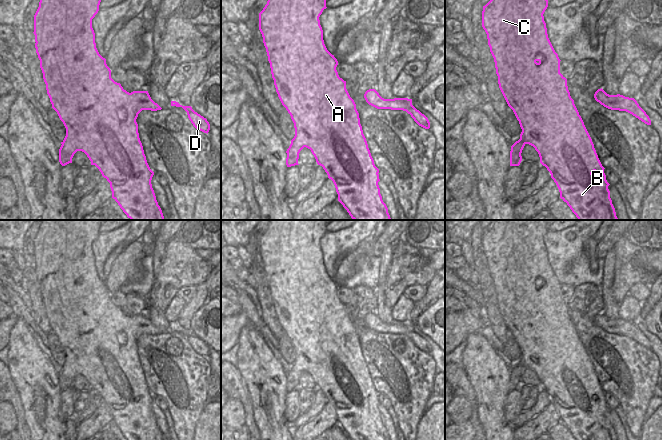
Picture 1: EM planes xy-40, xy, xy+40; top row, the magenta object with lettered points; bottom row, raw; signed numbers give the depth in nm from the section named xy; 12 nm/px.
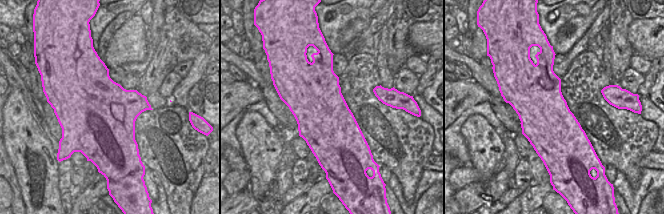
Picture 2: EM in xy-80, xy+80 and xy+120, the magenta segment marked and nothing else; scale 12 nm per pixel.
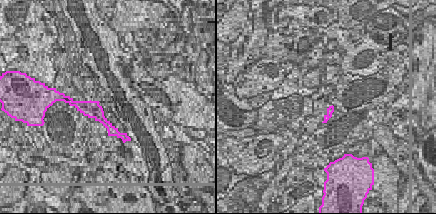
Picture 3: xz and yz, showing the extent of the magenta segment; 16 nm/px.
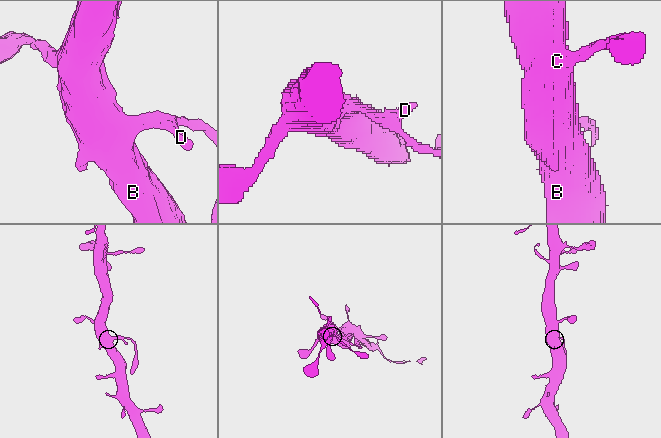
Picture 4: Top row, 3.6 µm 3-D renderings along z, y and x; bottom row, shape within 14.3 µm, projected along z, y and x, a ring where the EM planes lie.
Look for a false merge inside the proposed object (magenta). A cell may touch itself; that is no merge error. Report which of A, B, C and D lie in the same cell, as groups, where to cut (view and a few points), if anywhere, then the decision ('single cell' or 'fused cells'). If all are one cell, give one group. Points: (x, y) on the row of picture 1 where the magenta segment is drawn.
A B C D; no cut; single cell

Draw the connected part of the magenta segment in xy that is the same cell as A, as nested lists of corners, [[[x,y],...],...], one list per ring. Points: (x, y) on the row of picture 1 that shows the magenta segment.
[[[268,0],[259,13],[259,30],[263,37],[276,92],[290,114],[295,128],[295,136],[286,151],[286,165],[299,165],[300,151],[304,147],[310,149],[317,164],[323,167],[328,178],[333,181],[338,201],[353,220],[391,220],[380,194],[379,169],[374,164],[363,134],[356,104],[346,89],[346,81],[338,75],[337,59],[324,44],[319,17],[326,8],[326,0]]]

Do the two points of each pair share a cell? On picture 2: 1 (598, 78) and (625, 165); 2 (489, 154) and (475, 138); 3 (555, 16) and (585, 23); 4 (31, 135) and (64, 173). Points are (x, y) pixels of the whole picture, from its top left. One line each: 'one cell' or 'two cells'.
1: one cell
2: one cell
3: two cells
4: two cells

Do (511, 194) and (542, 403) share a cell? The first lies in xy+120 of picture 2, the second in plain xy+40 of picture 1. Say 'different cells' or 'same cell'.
same cell

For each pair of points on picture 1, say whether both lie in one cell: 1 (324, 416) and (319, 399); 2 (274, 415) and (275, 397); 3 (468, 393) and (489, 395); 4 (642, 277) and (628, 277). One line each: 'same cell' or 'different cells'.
1: different cells
2: same cell
3: different cells
4: same cell

